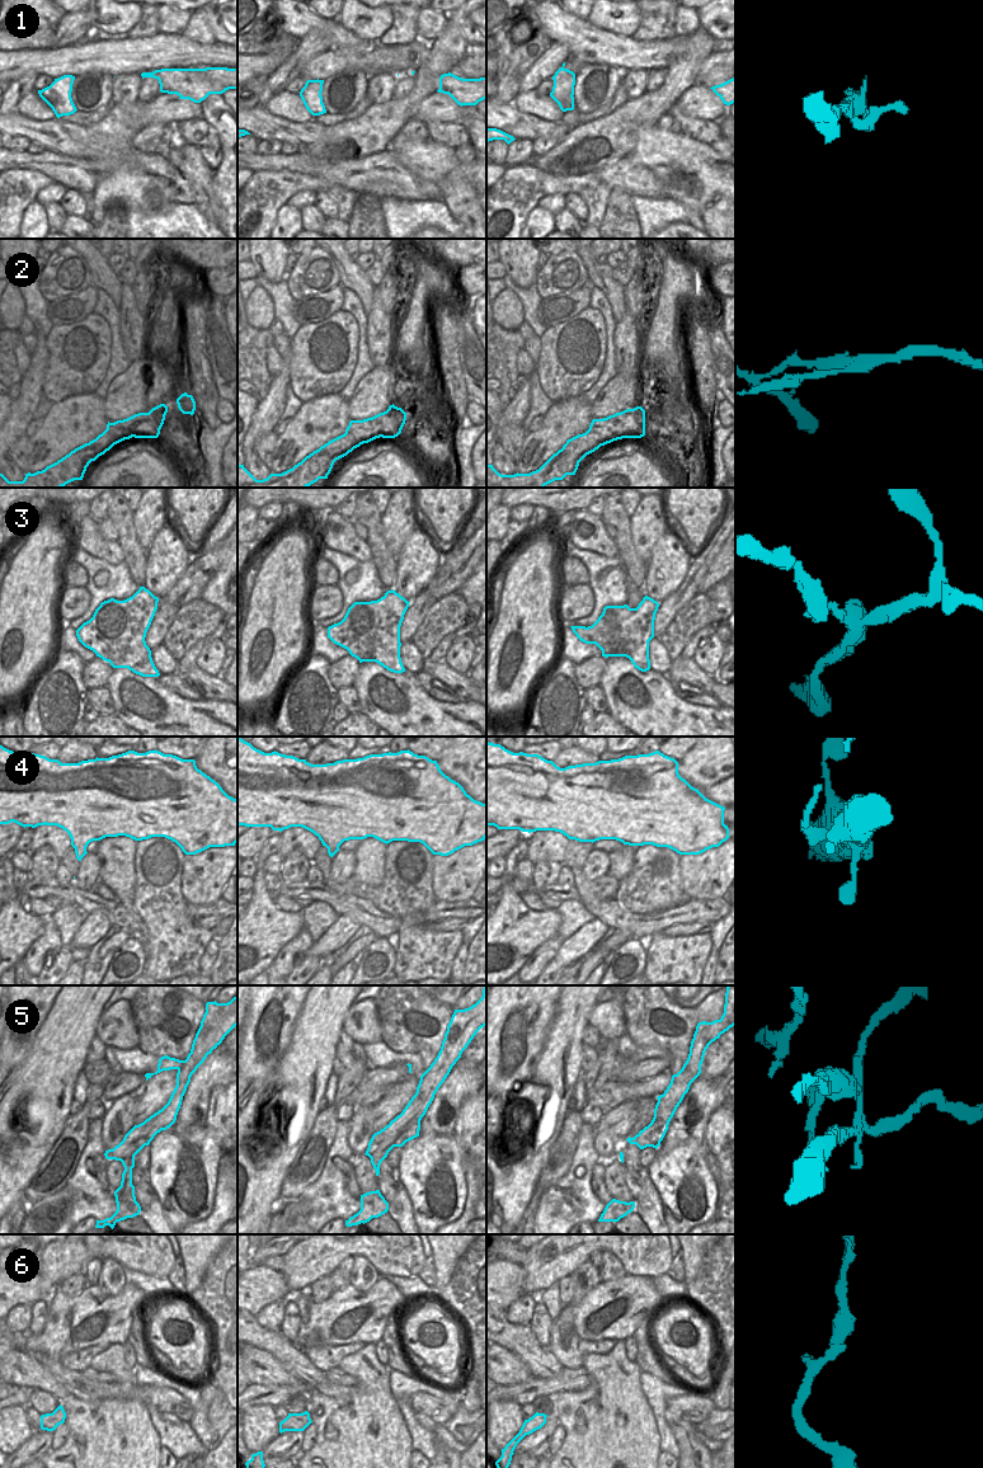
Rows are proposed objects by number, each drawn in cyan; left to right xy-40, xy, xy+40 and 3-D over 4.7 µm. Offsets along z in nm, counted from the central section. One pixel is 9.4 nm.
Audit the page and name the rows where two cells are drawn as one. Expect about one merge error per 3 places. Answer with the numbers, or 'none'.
1, 2, 5.

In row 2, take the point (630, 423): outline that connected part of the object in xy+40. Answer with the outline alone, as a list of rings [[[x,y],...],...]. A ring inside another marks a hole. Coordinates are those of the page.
[[[636,406],[603,419],[593,419],[588,430],[599,434],[605,444],[622,438],[641,438],[645,436],[645,410]]]

